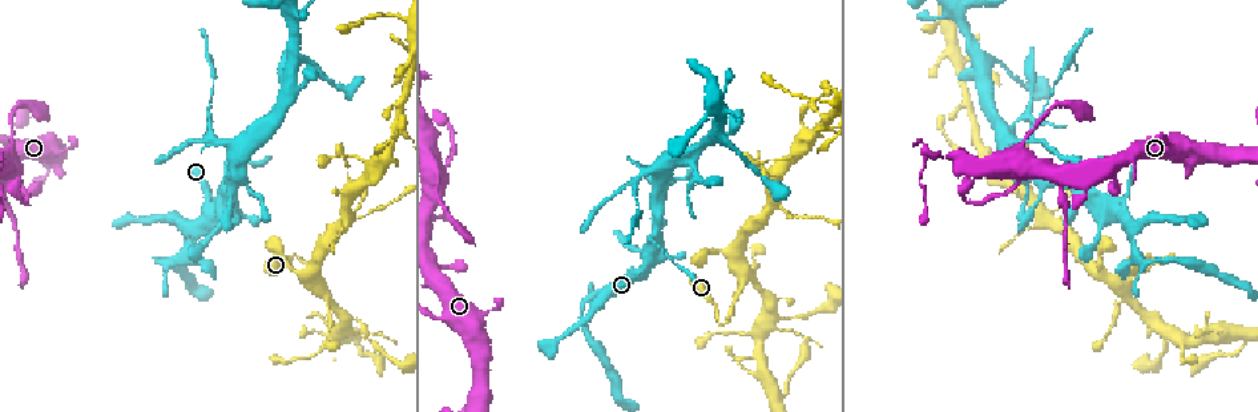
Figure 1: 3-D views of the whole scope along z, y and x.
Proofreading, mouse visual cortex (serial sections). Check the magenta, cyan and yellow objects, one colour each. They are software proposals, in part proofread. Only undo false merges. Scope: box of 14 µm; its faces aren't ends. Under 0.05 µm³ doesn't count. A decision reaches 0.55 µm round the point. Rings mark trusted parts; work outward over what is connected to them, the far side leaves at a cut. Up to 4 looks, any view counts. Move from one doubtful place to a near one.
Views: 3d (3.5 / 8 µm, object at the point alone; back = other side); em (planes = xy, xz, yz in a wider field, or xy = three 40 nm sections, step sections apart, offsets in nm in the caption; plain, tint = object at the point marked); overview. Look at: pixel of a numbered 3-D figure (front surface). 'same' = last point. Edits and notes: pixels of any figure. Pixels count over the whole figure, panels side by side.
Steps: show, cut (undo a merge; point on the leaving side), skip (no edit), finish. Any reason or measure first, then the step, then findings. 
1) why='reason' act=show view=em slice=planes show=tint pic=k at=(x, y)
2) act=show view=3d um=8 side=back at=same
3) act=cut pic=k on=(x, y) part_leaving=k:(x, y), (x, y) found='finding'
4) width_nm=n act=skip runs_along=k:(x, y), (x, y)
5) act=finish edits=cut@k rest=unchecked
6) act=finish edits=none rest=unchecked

why='sudden change in width' act=show view=em slice=xy step=1 show=tint pic=1 at=(433, 174)

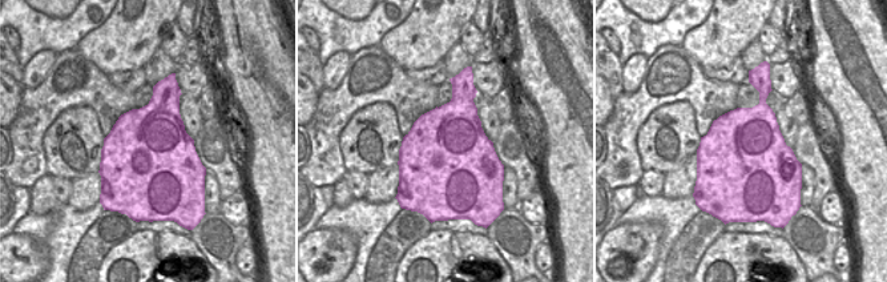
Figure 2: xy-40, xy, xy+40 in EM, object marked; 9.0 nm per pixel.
act=show view=3d um=3.5 at=same

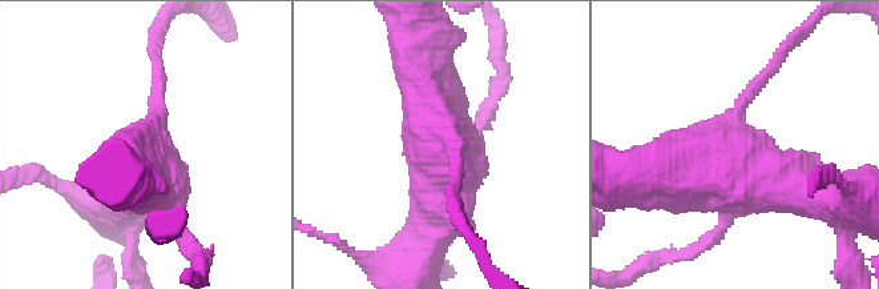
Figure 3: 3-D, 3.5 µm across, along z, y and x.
act=skip runs_along=3:(807, 195), (730, 171), (645, 175) found='continuous, no second cell'

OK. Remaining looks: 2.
why='three arms meet' act=show view=3d um=3.5 pic=1 at=(640, 177)

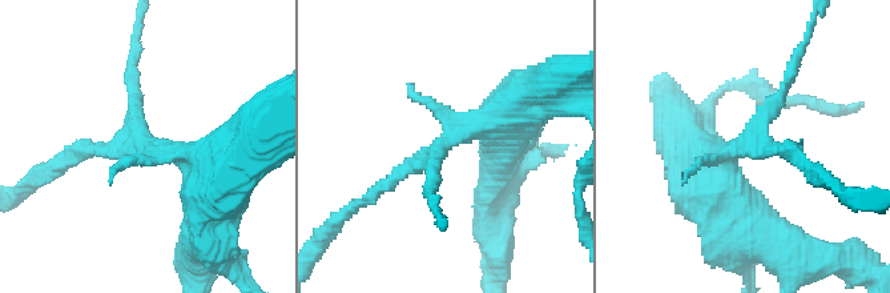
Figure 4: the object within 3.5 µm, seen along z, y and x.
act=skip runs_along=4:(506, 117), (452, 135), (367, 200) found='all the same cell'

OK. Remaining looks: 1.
act=finish edits=none rest=unchecked

